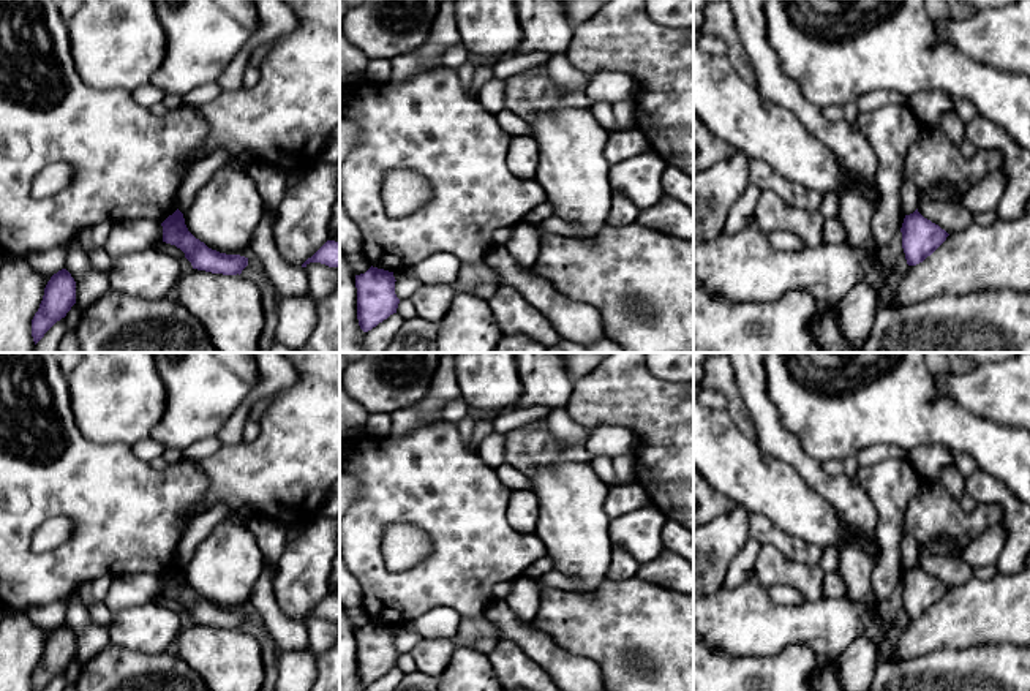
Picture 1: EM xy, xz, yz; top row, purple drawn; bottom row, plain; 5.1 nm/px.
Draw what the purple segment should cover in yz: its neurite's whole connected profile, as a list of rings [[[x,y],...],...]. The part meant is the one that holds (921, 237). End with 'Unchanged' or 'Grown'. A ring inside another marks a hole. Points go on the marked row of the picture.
[[[918,209],[905,215],[902,228],[902,248],[908,266],[916,266],[930,256],[949,236],[938,225],[924,218]]]. Unchanged

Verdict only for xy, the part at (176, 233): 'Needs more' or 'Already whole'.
Already whole

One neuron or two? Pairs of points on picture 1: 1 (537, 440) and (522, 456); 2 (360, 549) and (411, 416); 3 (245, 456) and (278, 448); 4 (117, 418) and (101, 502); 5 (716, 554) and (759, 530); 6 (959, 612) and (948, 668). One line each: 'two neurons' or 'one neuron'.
1: one neuron
2: two neurons
3: one neuron
4: two neurons
5: two neurons
6: two neurons

